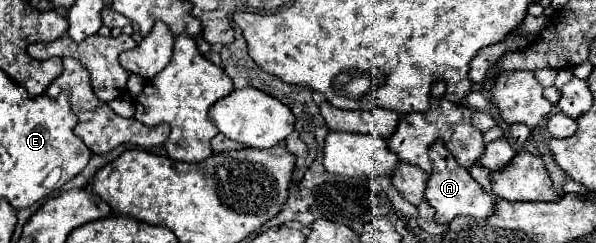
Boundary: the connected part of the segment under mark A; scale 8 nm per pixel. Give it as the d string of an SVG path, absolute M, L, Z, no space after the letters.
M437 140L429 148L429 158L433 164L433 172L427 180L425 198L435 208L435 222L449 224L455 216L471 216L471 218L487 218L495 212L495 196L487 194L471 176L469 170L459 166L455 156L445 148L443 140Z

